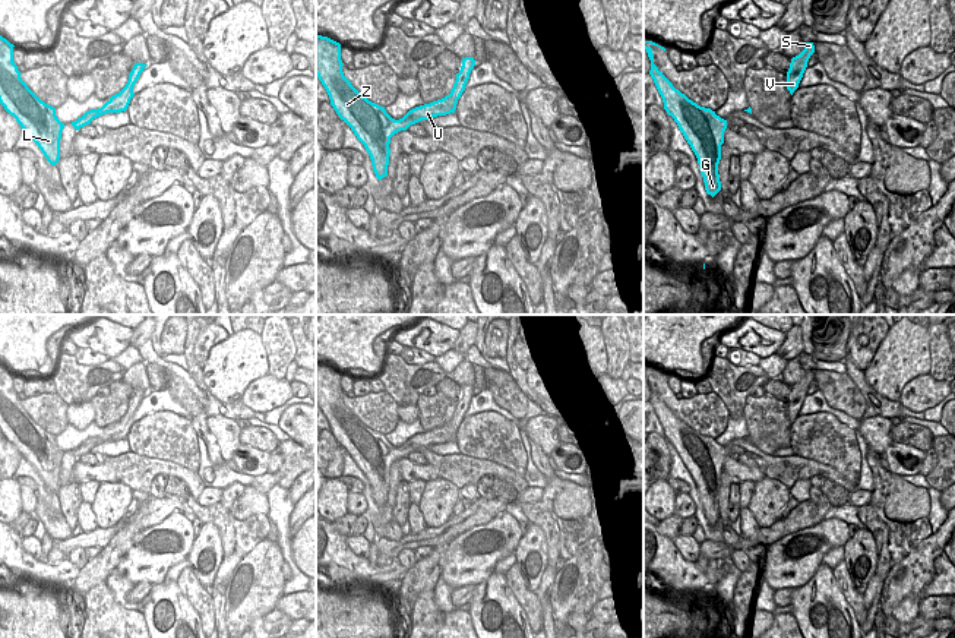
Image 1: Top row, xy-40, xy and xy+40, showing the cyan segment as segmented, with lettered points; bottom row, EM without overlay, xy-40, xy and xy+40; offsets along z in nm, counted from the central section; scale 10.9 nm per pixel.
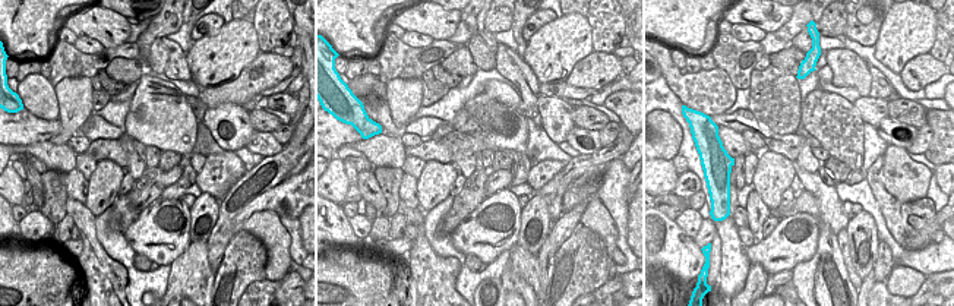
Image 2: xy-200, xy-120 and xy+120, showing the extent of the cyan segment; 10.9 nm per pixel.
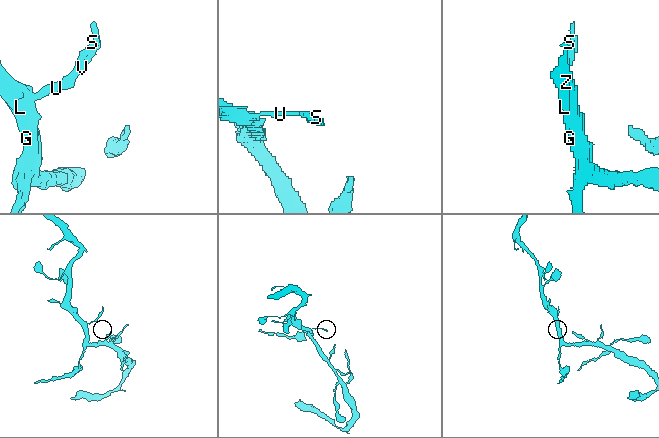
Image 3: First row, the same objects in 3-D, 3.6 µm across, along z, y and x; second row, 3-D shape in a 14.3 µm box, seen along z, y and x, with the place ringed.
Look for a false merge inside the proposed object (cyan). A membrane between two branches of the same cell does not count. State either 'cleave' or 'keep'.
keep

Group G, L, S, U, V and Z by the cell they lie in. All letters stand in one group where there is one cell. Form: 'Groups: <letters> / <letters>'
Groups: G L S U V Z

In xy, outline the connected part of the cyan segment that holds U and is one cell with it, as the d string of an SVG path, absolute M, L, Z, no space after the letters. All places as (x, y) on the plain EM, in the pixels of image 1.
M316 363L316 404L325 414L331 433L344 448L370 483L377 508L388 503L390 465L407 458L411 452L431 445L455 440L458 427L465 419L469 401L475 394L474 385L462 386L461 398L449 423L409 438L402 446L392 446L385 435L363 424L344 404L341 372Z

